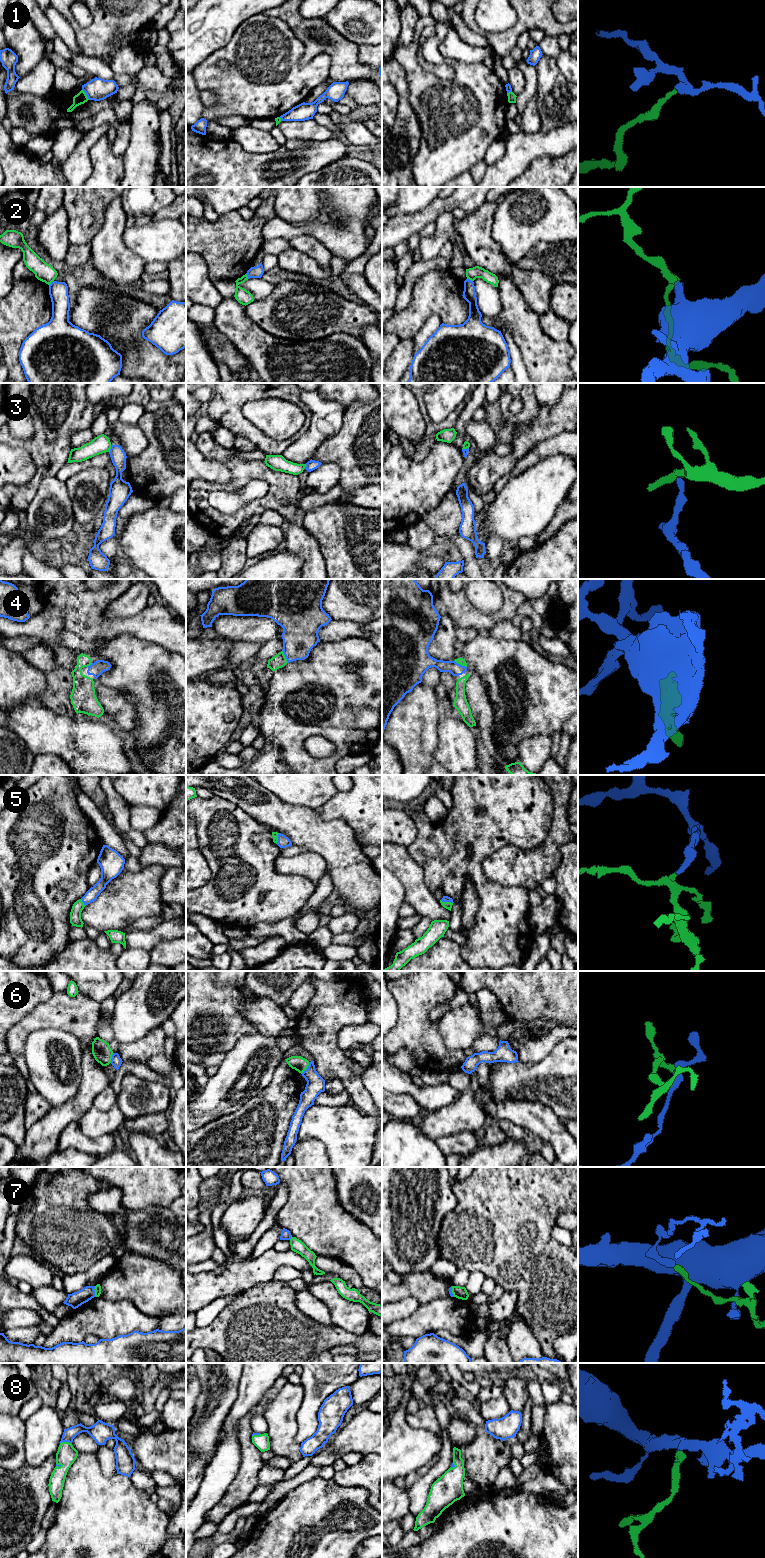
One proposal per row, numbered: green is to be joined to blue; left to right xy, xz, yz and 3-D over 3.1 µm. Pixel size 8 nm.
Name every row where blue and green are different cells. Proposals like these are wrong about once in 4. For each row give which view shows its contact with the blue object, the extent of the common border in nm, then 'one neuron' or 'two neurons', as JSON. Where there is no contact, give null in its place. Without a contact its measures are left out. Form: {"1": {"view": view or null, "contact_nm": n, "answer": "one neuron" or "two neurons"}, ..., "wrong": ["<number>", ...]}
{"1": {"view": "xy", "contact_nm": 110, "answer": "two neurons"}, "2": {"view": "yz", "contact_nm": 50, "answer": "two neurons"}, "3": {"view": "xy", "contact_nm": 60, "answer": "two neurons"}, "4": {"view": "yz", "contact_nm": 120, "answer": "one neuron"}, "5": {"view": "yz", "contact_nm": 110, "answer": "one neuron"}, "6": {"view": "xz", "contact_nm": 120, "answer": "two neurons"}, "7": {"view": "xy", "contact_nm": 90, "answer": "two neurons"}, "8": {"view": "xy", "contact_nm": 100, "answer": "one neuron"}, "wrong": ["1", "2", "3", "6", "7"]}

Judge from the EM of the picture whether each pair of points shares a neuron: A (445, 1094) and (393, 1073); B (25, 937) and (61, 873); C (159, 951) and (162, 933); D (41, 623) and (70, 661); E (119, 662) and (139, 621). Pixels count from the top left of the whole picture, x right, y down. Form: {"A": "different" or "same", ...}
{"A": "same", "B": "same", "C": "different", "D": "same", "E": "different"}

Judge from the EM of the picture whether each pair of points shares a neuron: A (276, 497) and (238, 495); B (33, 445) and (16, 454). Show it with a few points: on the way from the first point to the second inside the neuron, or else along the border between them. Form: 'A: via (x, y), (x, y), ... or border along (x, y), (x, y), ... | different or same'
A: border along (269, 484), (263, 496), (242, 507) | different
B: border along (10, 445), (24, 448), (30, 454), (38, 469) | different

